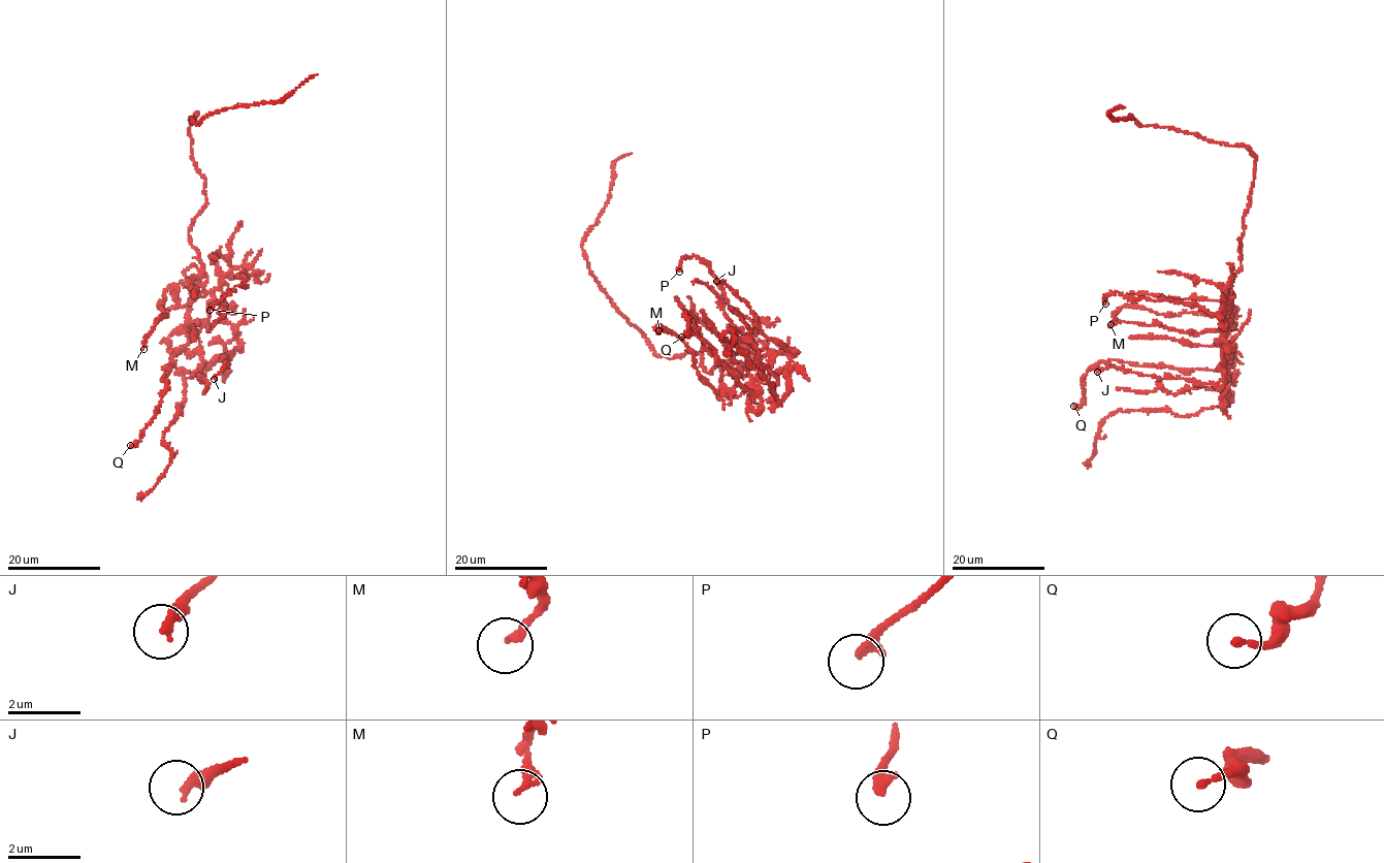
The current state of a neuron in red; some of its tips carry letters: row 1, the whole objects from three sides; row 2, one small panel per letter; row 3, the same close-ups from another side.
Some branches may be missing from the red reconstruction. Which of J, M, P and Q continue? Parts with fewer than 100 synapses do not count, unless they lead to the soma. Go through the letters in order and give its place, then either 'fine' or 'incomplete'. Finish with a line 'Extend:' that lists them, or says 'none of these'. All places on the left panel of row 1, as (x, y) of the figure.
J: (214, 379) | fine
M: (143, 349) | fine
P: (210, 310) | fine
Q: (130, 445) | fine
Extend: none of these

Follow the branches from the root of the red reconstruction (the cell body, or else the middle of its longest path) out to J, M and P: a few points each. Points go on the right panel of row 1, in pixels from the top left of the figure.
J: (1233, 277), (1223, 337), (1234, 347), (1225, 354), (1223, 380), (1215, 385), (1159, 379), (1119, 368), (1097, 372)
M: (1233, 277), (1230, 319), (1222, 325), (1228, 329), (1235, 309), (1222, 315), (1169, 316), (1126, 305), (1111, 324)
P: (1233, 277), (1227, 323), (1227, 308), (1214, 317), (1189, 304), (1116, 291), (1105, 295), (1105, 304)

